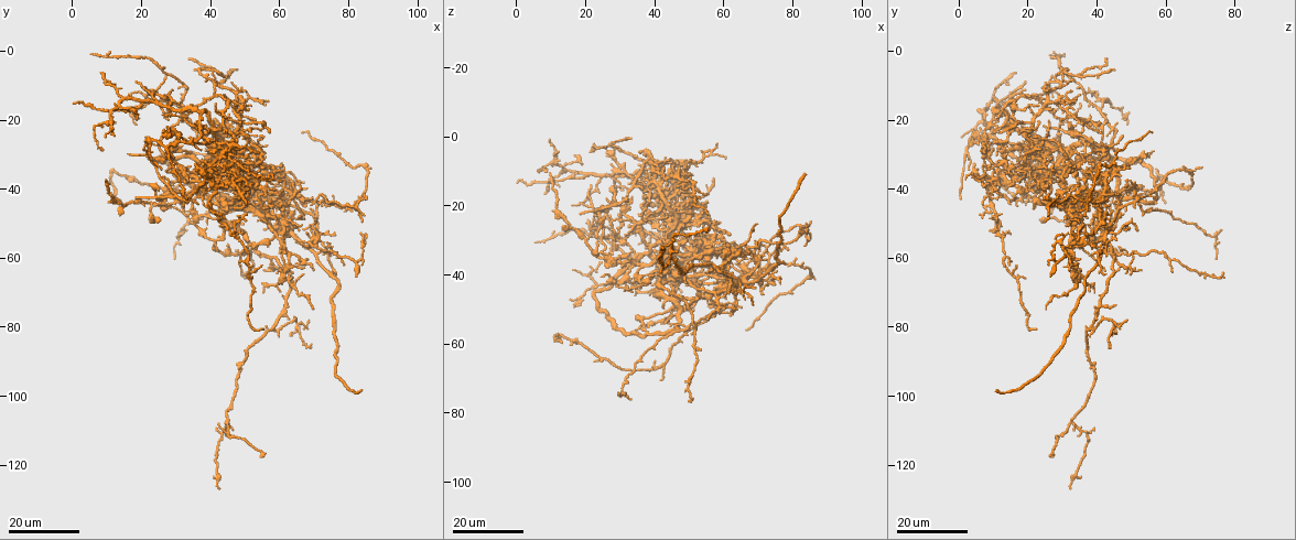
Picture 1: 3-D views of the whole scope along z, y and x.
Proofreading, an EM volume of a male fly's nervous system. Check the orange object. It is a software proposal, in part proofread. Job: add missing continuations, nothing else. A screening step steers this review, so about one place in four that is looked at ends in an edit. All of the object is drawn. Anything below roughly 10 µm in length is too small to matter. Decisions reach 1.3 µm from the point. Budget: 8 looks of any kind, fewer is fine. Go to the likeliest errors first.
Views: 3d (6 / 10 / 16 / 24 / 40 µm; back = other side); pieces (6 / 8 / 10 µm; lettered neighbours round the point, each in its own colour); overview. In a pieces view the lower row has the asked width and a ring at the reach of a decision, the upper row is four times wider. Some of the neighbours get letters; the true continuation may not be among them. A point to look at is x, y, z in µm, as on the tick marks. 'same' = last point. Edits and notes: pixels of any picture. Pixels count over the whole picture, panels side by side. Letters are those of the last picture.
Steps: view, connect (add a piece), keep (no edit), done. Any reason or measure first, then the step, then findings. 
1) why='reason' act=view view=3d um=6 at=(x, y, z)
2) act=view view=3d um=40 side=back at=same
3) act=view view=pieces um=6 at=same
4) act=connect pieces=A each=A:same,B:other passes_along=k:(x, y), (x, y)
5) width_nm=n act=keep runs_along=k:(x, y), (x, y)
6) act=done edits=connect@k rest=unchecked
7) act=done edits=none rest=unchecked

why='branch stops here' act=view view=3d um=16 at=(19.0, 43.0, 22.5)

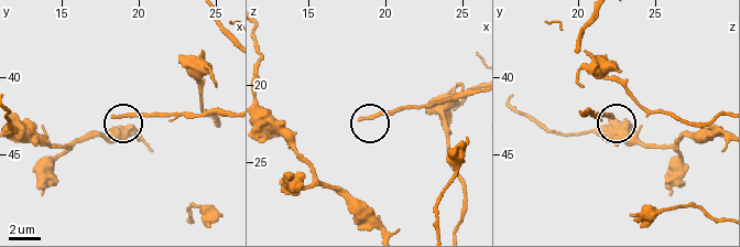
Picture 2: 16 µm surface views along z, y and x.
act=view view=pieces um=10 at=(18.4, 42.6, 22.4)

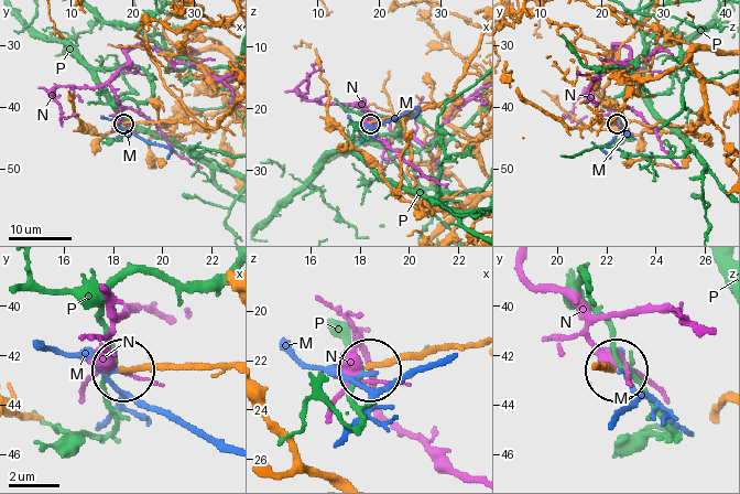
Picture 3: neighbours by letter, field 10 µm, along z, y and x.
act=keep each=M:other,N:other,P:other found='no lettered piece goes on from it'

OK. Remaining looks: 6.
why='an open end' act=view view=3d um=24 at=(55.0, 80.5, 23.0)

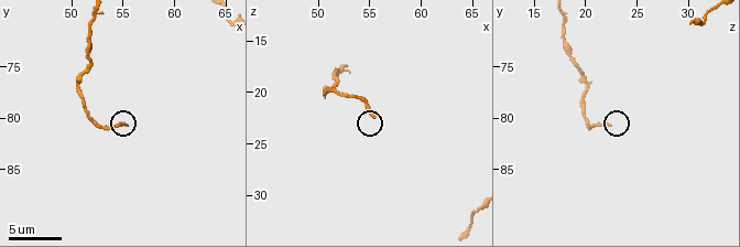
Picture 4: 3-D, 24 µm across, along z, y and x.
act=view view=pieces um=6 at=(55.0, 80.8, 22.4)

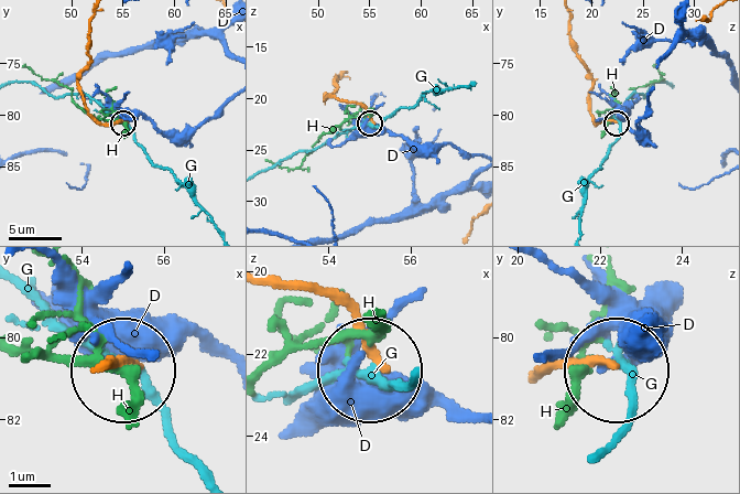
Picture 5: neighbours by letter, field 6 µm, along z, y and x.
act=keep each=D:other,G:other,H:other runs_along=5:(343, 73), (326, 99), (358, 103), (371, 122) found='none of them fits'

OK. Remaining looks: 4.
act=view view=3d um=16 at=(83.5, 98.5, 11.5)

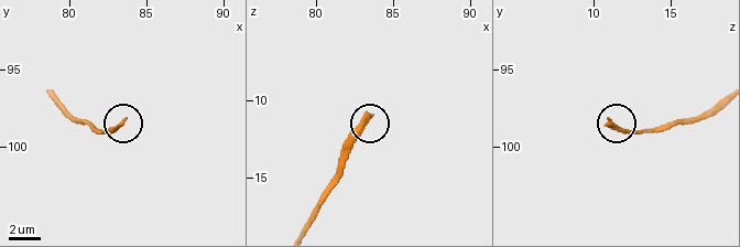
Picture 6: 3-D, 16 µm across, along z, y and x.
act=view view=pieces um=6 at=(83.6, 98.2, 11.0)

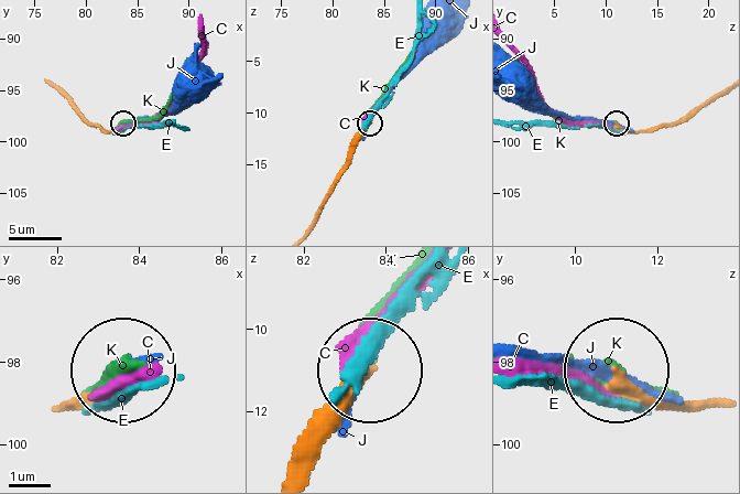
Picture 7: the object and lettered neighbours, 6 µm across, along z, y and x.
act=keep each=C:other,E:other,J:other,K:other runs_along=7:(720, 93), (681, 118), (646, 130), (626, 130), (616, 124) found='no lettered piece goes on from it'

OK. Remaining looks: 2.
why='branch stops here' act=view view=3d um=24 at=(61.5, 52.5, 51.0)

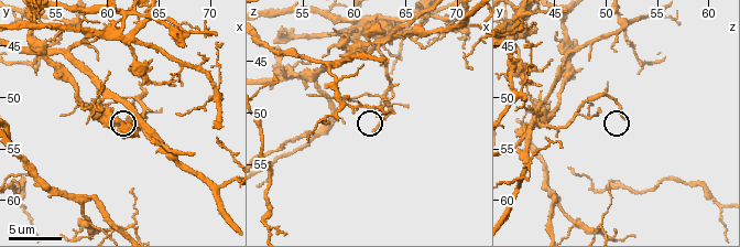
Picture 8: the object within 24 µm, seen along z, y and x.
act=view view=pieces um=8 at=(61.8, 51.8, 51.8)

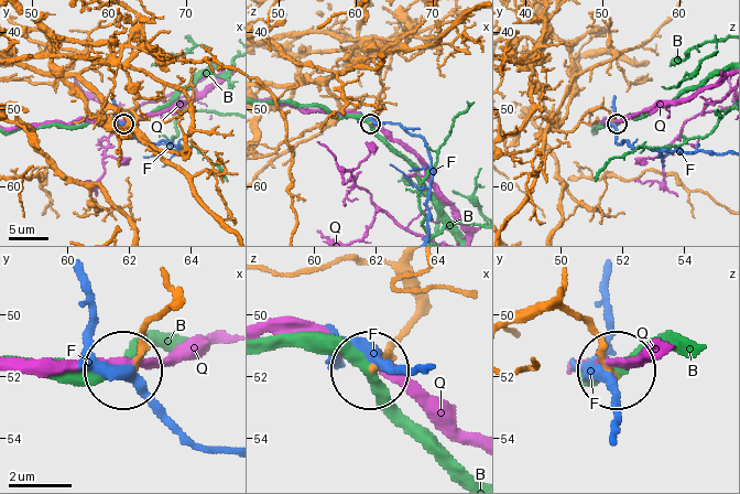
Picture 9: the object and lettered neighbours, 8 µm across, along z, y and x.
act=keep each=B:other,F:other,Q:other runs_along=9:(514, 324), (554, 308), (570, 311), (615, 368) found='none of them fits'

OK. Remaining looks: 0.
act=done edits=none rest=unchecked

